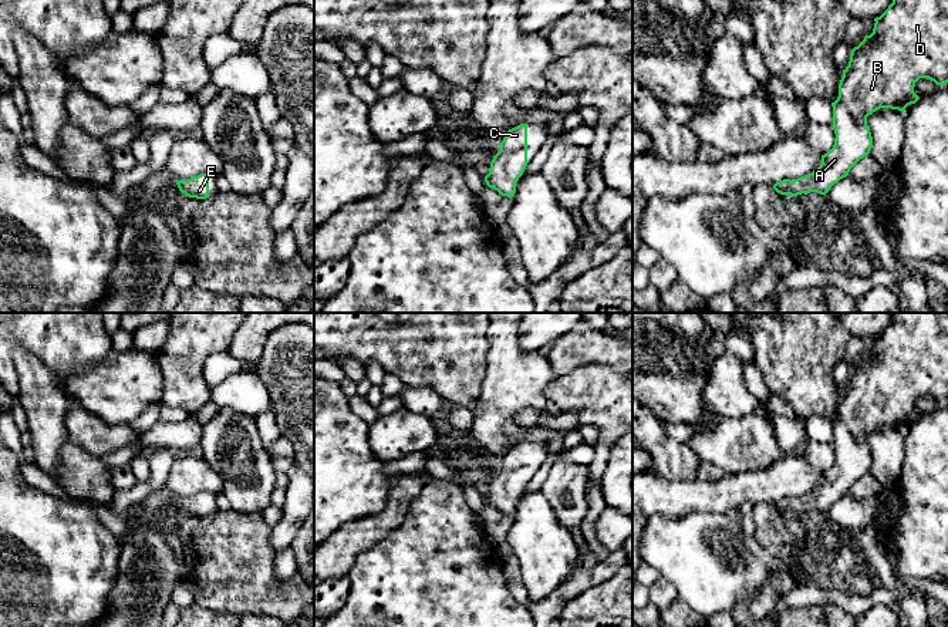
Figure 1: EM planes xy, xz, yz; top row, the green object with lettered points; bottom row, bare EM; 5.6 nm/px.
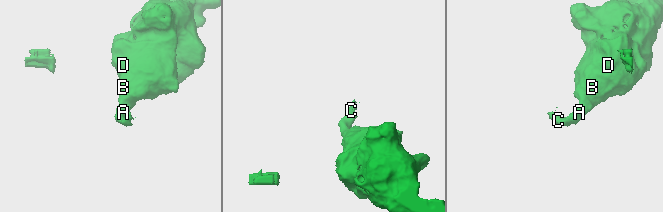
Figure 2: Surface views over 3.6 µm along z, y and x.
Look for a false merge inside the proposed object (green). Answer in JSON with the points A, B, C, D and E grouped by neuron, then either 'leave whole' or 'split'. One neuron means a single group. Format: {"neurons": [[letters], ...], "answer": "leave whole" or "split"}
{"neurons": [["A", "B", "C", "D", "E"]], "answer": "leave whole"}

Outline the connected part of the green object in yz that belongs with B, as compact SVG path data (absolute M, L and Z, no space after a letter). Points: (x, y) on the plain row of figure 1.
M893 313L893 321L877 337L870 354L851 368L849 384L843 388L839 415L833 425L833 466L822 473L820 485L795 499L783 498L773 503L780 513L826 513L873 466L867 435L880 427L905 429L920 415L914 411L920 397L937 404L948 401L948 313Z

